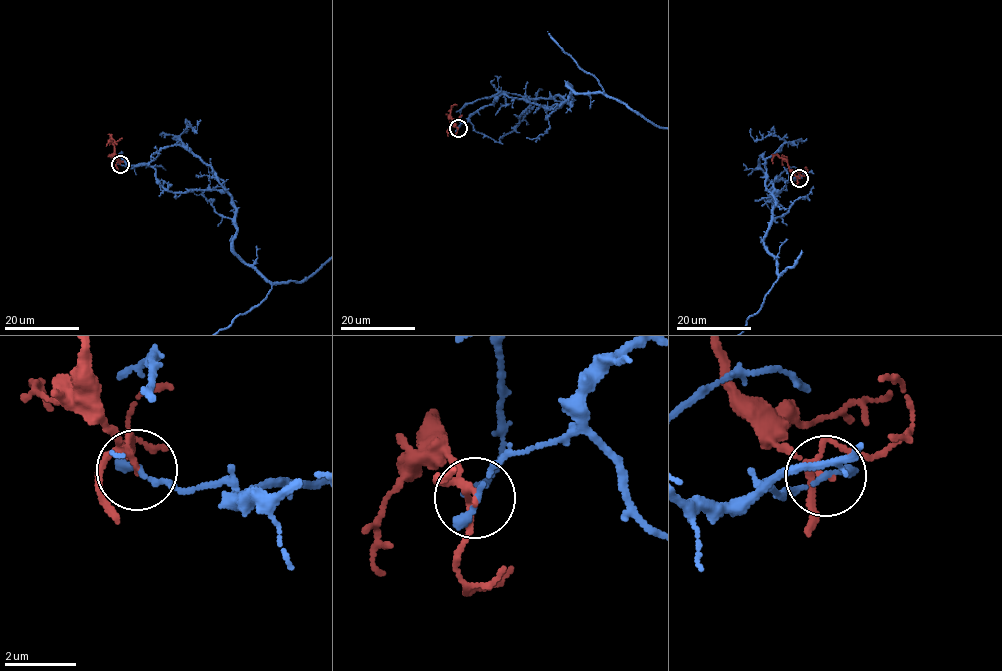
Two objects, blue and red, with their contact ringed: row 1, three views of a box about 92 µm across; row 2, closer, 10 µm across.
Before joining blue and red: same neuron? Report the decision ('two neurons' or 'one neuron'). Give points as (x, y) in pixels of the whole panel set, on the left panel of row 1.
two neurons

